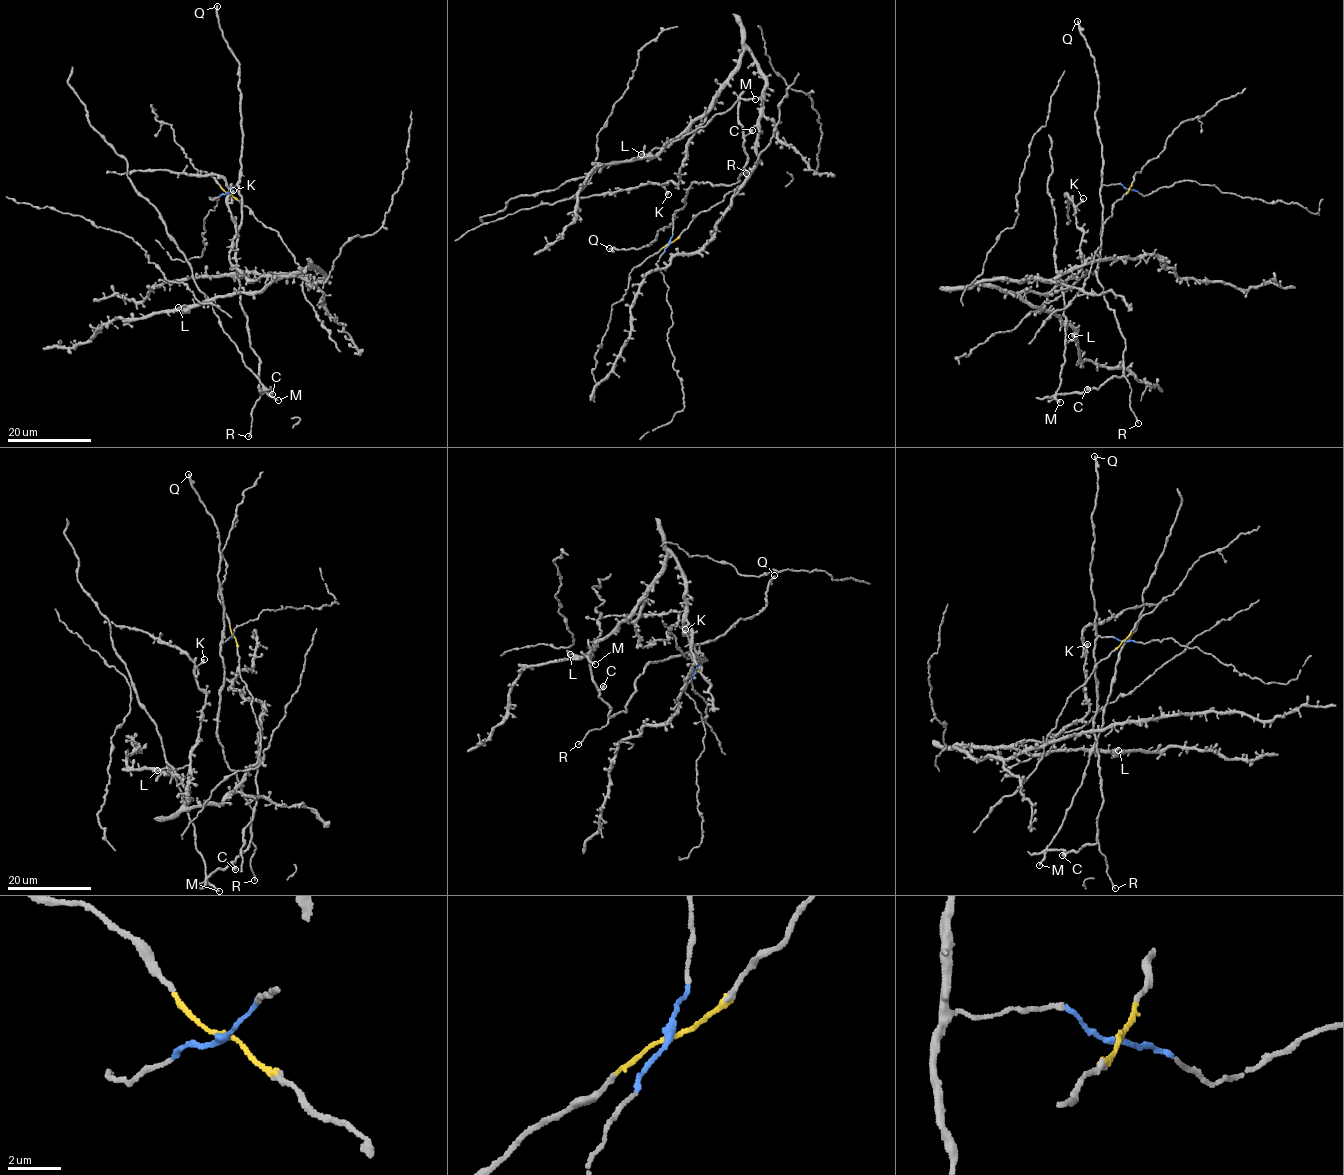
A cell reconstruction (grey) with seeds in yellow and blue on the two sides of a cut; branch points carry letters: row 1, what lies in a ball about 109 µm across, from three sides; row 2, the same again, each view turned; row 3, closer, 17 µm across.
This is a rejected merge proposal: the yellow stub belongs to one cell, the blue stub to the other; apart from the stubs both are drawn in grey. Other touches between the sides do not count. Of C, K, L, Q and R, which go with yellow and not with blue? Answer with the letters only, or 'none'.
K, L

